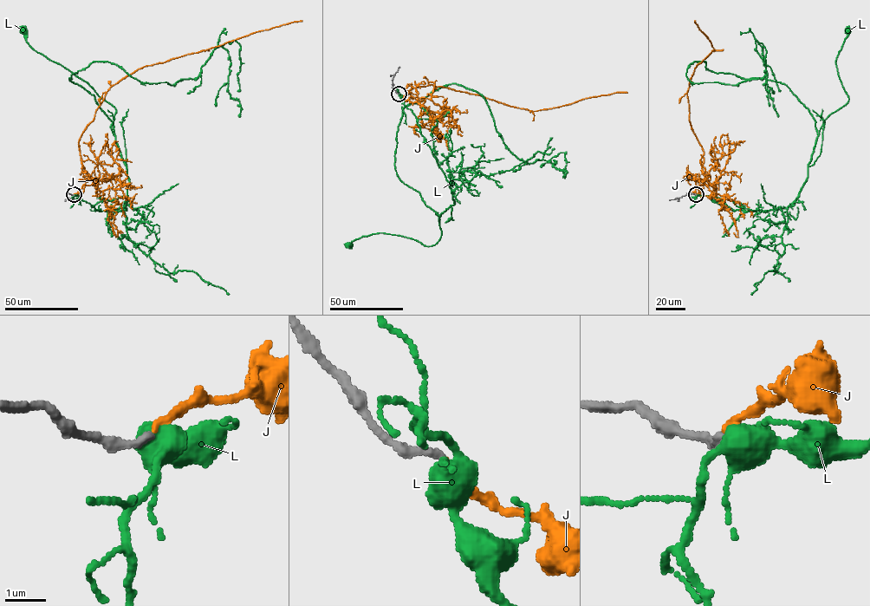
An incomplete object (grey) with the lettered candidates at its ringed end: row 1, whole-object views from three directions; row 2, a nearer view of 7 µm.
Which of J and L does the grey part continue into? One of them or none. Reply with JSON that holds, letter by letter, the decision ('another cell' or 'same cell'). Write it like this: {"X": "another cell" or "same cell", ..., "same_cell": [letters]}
{"J": "same cell", "L": "another cell", "same_cell": ["J"]}

